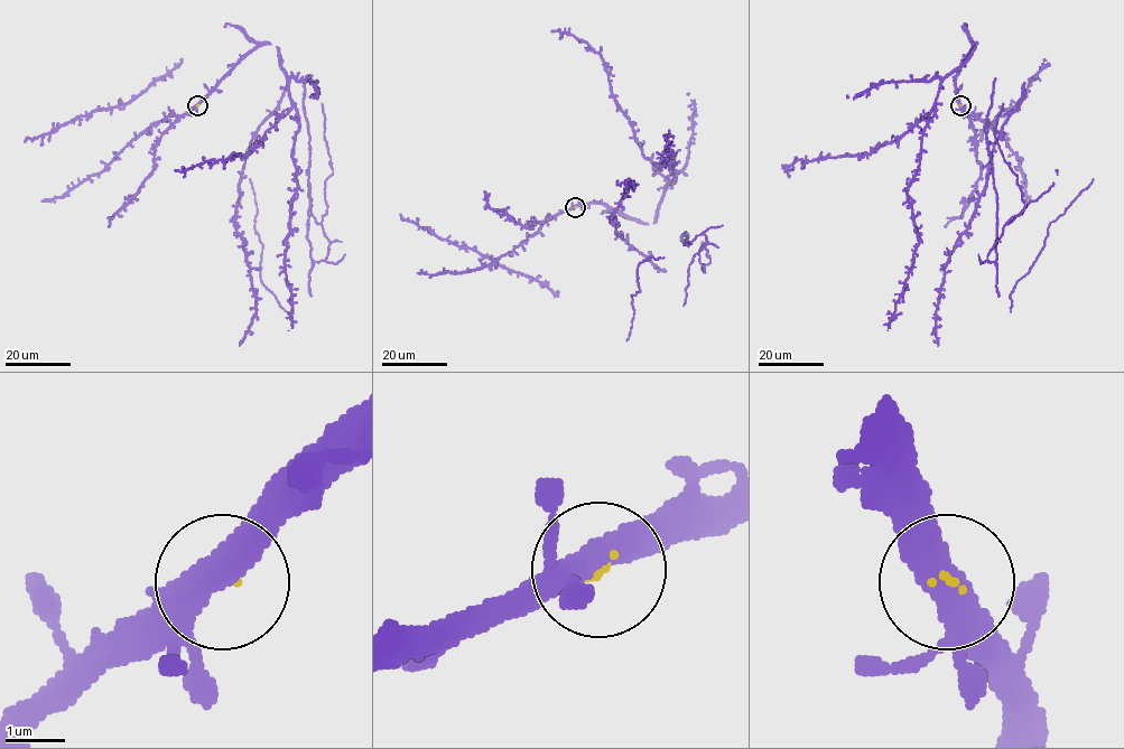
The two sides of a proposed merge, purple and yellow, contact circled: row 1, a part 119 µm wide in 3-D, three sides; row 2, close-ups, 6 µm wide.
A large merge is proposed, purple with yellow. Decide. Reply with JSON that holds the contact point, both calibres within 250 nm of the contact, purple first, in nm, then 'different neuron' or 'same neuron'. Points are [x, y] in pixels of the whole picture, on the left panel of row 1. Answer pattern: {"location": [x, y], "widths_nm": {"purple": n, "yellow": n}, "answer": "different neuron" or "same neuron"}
{"location": [197, 105], "widths_nm": {"purple": 480, "yellow": 60}, "answer": "same neuron"}

